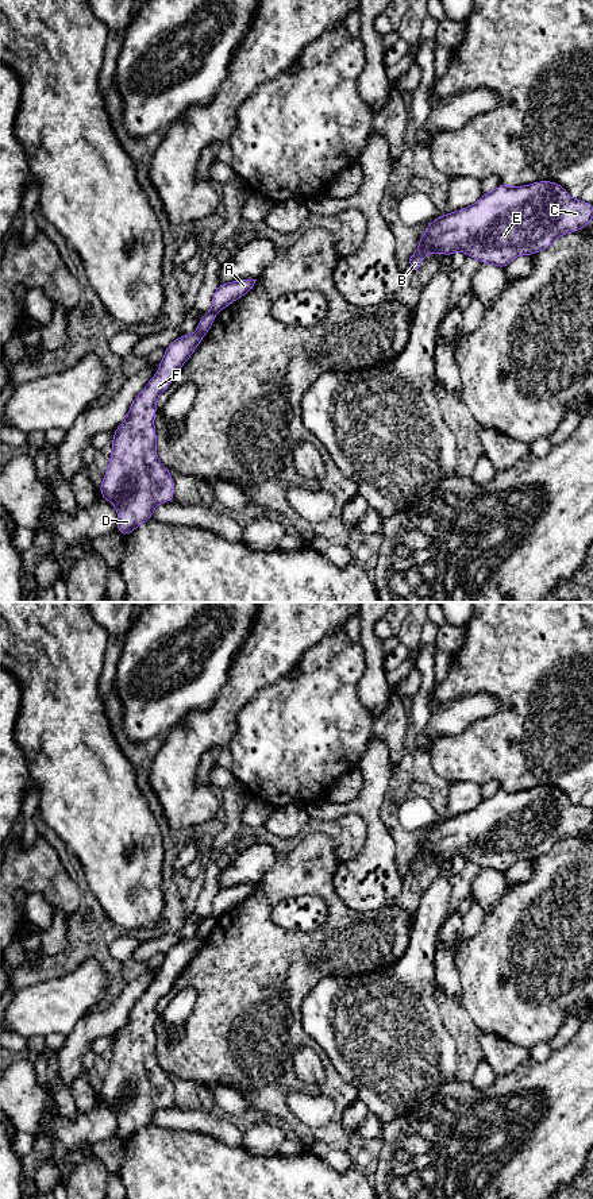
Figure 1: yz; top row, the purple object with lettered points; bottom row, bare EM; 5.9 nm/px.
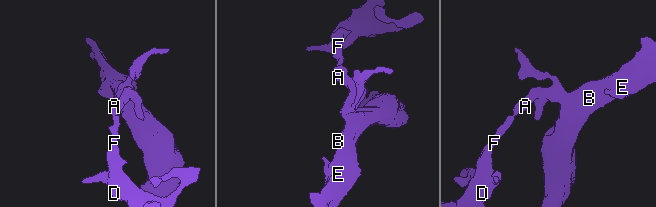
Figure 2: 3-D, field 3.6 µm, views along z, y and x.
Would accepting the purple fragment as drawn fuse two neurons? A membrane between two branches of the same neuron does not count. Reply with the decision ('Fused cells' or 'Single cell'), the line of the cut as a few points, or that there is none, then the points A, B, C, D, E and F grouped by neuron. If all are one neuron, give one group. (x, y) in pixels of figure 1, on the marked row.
Fused cells. Split along yz (212, 309), (215, 313). Groups: A B C E / D F

